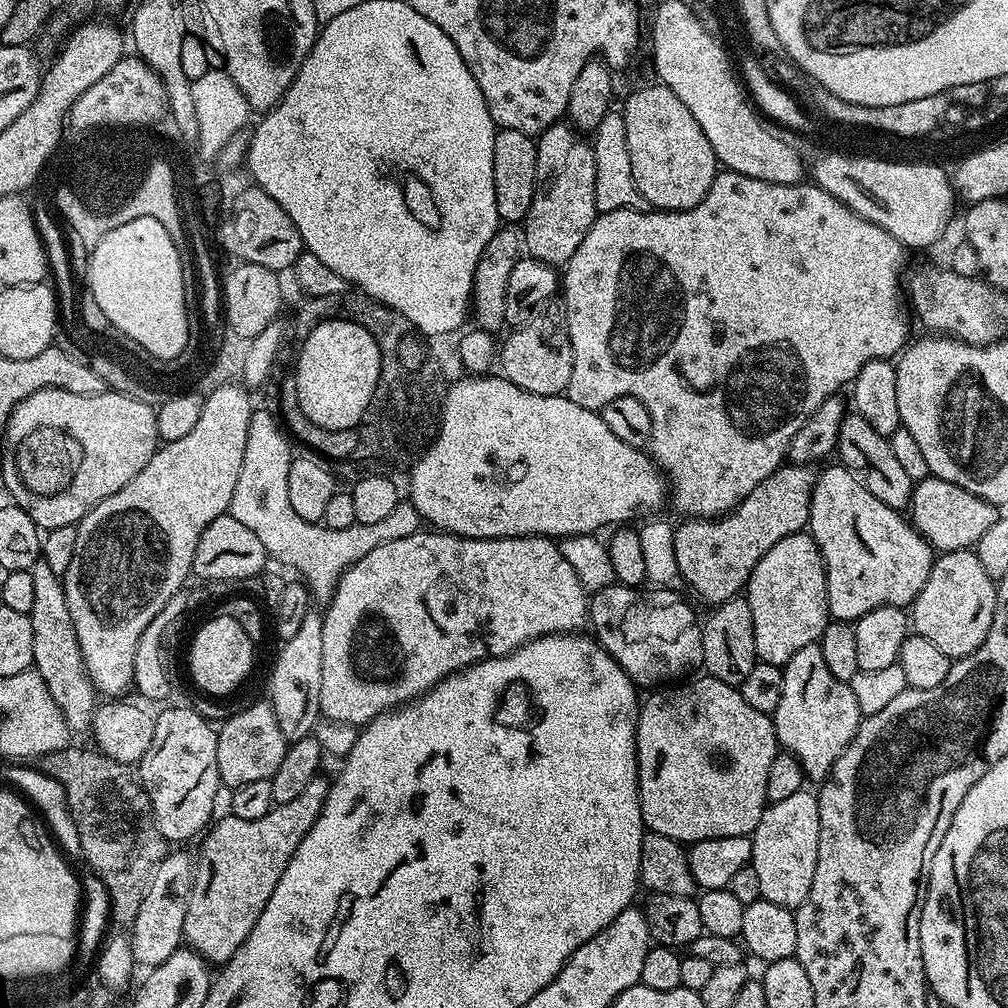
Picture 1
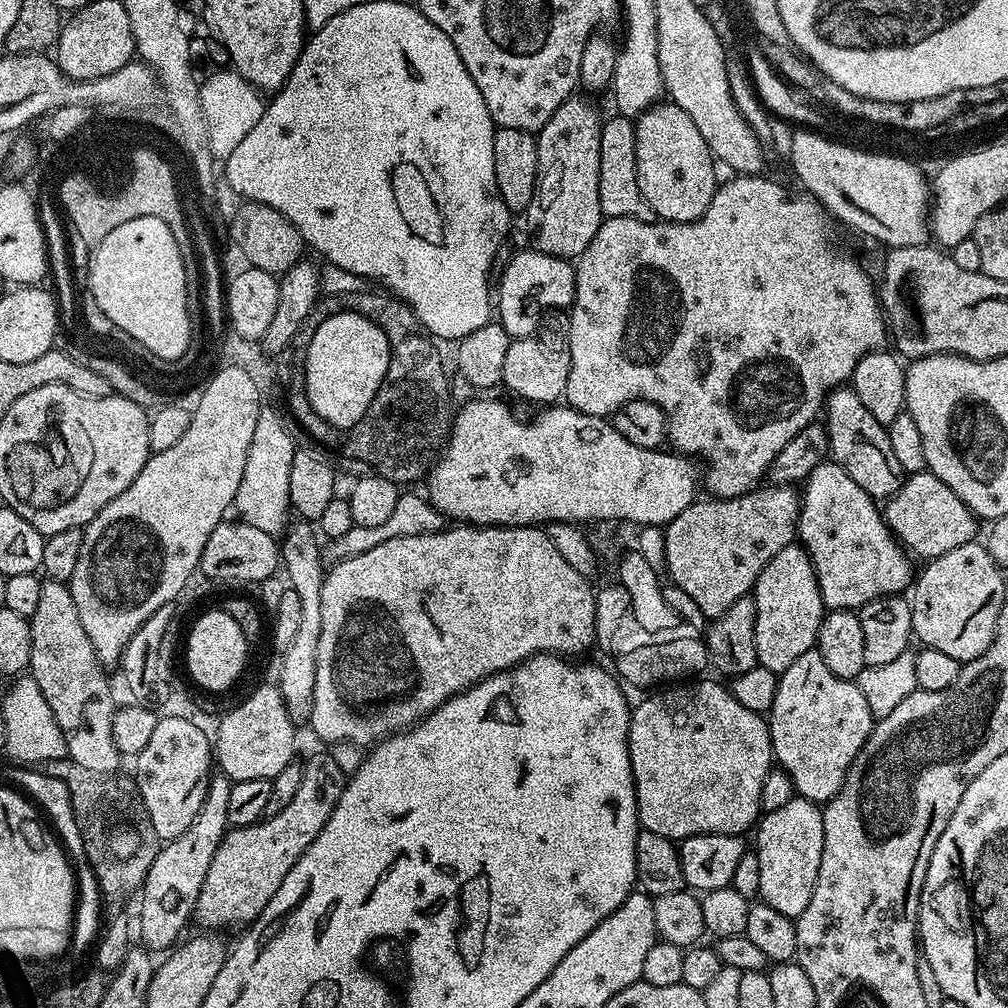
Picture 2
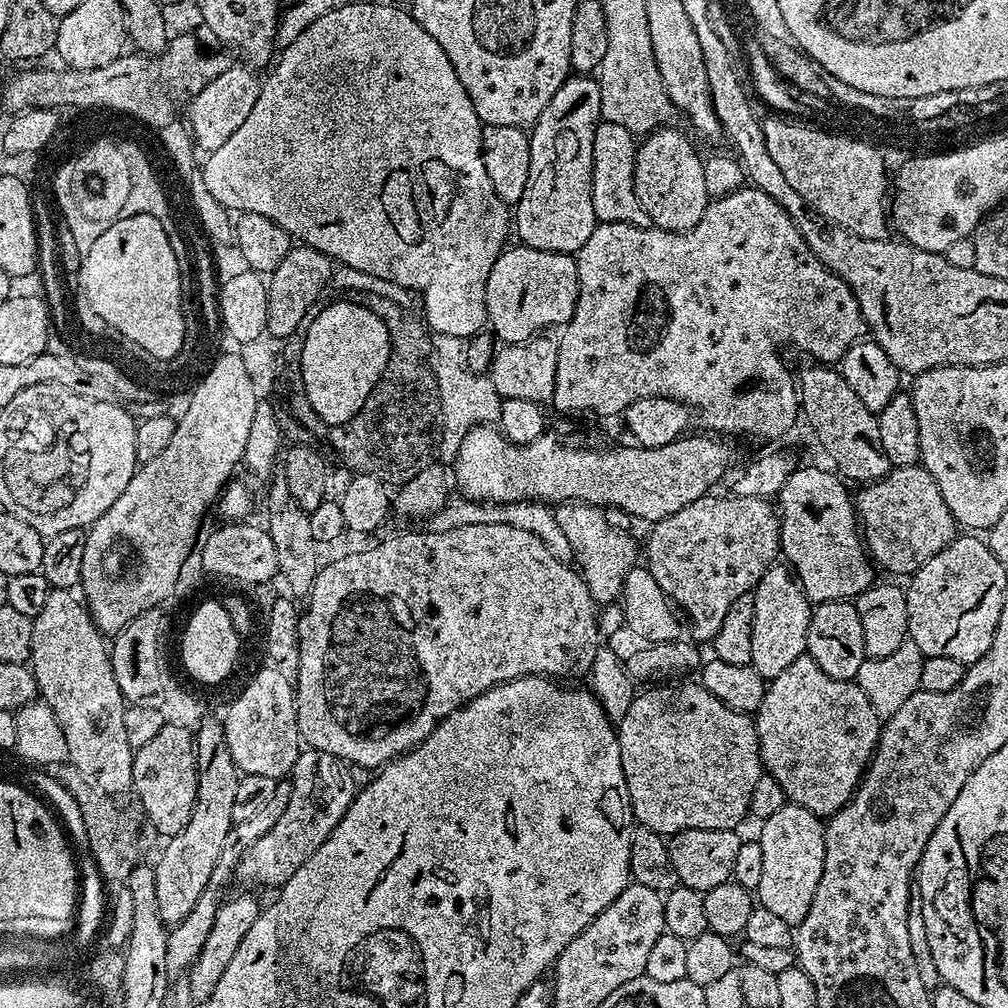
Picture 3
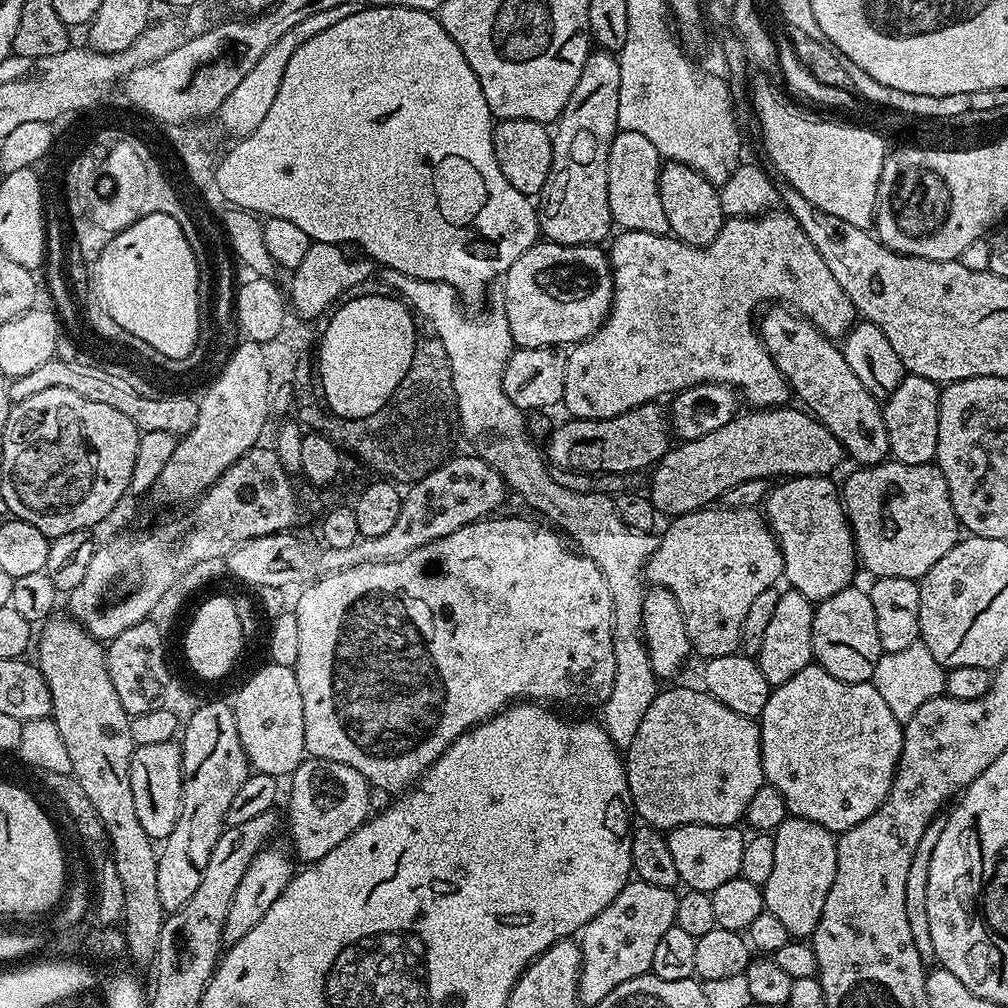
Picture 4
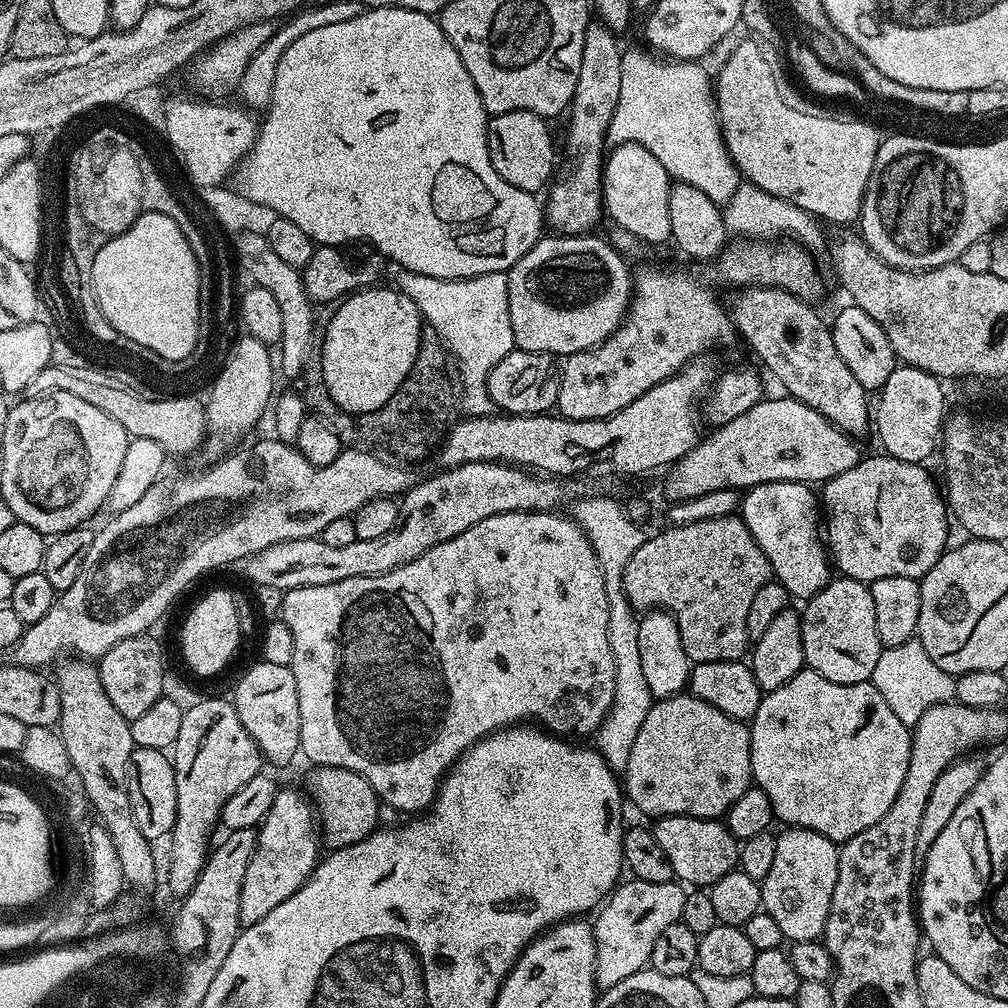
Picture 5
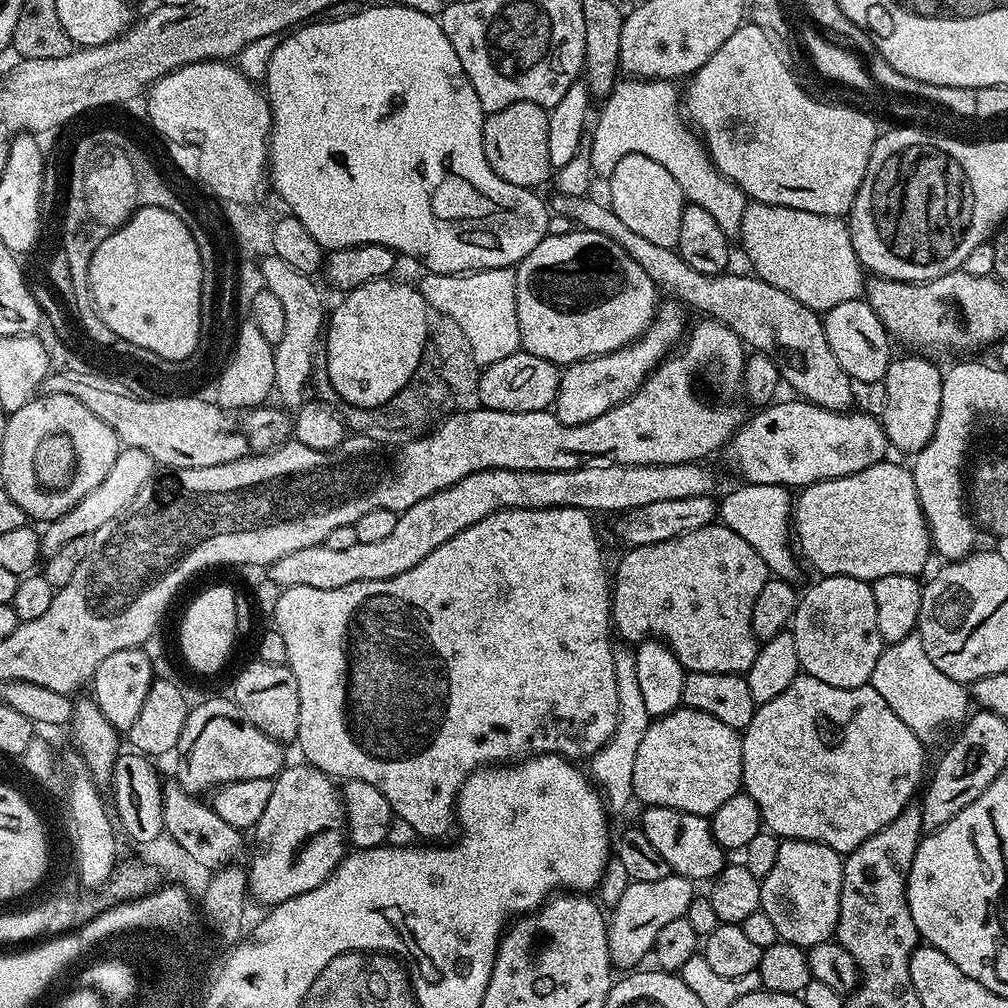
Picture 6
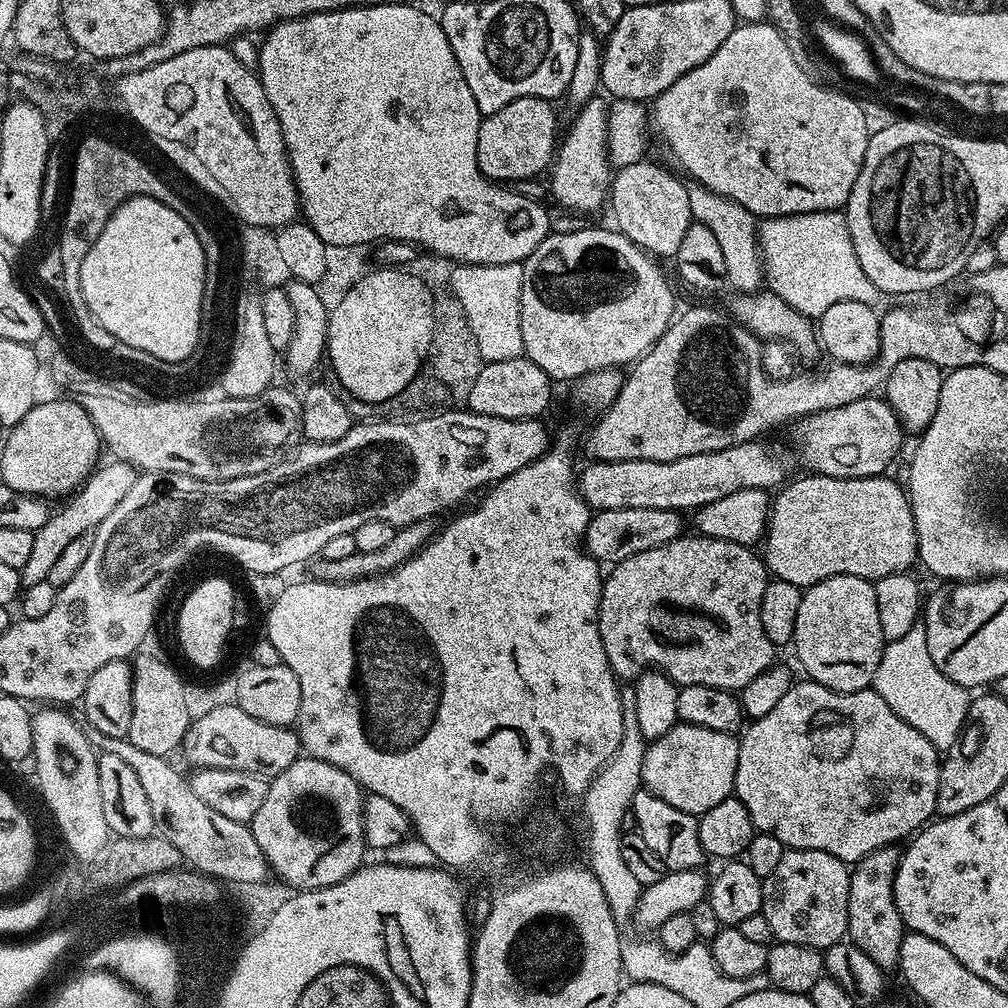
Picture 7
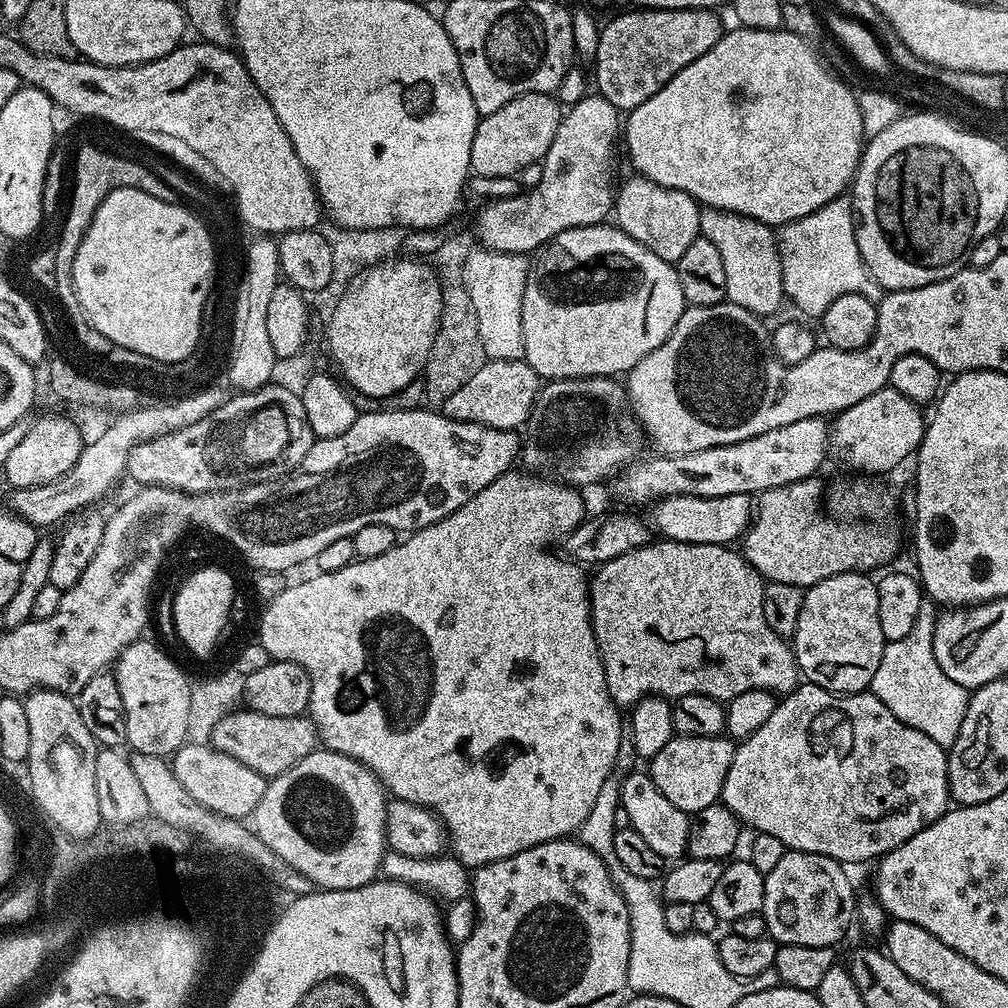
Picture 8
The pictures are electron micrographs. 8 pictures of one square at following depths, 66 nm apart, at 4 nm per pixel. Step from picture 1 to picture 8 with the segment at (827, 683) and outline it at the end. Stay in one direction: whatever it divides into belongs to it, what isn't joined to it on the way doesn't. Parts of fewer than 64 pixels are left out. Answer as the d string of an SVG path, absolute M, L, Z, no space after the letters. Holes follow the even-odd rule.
M804 682L777 703L774 714L770 714L769 720L759 730L754 730L754 734L750 734L745 740L736 744L734 762L730 762L726 782L720 791L720 800L739 818L741 825L753 824L756 832L771 834L774 838L780 839L785 849L822 854L839 860L845 866L853 866L852 864L860 864L863 860L879 861L881 856L902 846L902 842L914 838L914 834L918 834L923 828L934 823L939 816L949 811L947 764L948 752L945 748L938 746L934 738L926 738L922 730L914 730L914 726L906 726L906 722L894 718L894 714L890 714L890 710L886 710L883 702L873 696L871 691L837 694L827 692L817 684Z

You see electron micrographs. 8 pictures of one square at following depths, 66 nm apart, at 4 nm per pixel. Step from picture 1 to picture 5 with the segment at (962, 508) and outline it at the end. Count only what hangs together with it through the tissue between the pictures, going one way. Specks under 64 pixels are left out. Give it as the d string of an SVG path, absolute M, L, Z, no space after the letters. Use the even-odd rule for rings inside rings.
M879 454L880 456L865 455L861 460L854 465L850 470L846 470L842 474L838 474L833 480L827 481L823 485L824 496L822 492L822 520L826 526L826 548L830 553L831 563L834 565L841 577L849 580L863 580L871 582L878 578L914 578L920 580L931 570L938 562L938 558L944 555L949 547L948 541L948 520L950 524L950 512L946 507L945 497L936 489L936 484L932 481L932 476L927 472L927 467L924 464L911 464L910 462L902 462L898 458L887 454Z

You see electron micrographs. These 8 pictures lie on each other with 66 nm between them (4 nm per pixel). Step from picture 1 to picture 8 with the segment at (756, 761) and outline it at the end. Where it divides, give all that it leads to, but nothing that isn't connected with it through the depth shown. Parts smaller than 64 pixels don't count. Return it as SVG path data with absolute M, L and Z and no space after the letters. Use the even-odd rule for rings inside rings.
M673 735L670 742L666 742L666 746L662 746L662 750L658 750L658 754L654 754L650 758L650 775L654 786L658 786L658 790L662 790L662 794L666 794L666 798L670 798L670 802L674 802L674 806L678 806L678 810L695 814L706 810L706 806L717 803L720 800L720 791L726 782L726 774L730 770L730 762L734 762L734 754L736 753L736 744L733 743L727 735L723 736L681 736Z

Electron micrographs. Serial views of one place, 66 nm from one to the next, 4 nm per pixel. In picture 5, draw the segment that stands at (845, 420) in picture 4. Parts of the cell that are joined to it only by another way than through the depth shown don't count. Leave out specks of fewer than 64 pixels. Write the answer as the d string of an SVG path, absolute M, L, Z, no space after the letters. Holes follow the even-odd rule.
M745 286L735 293L736 297L730 304L732 326L736 329L739 339L745 340L752 347L752 352L772 371L772 376L785 388L787 395L793 400L802 402L818 414L822 414L838 430L842 430L847 436L861 438L870 432L870 400L869 393L850 374L850 366L842 362L838 349L834 347L831 327L815 312L811 303L800 300L794 294L790 294L781 288L767 286Z

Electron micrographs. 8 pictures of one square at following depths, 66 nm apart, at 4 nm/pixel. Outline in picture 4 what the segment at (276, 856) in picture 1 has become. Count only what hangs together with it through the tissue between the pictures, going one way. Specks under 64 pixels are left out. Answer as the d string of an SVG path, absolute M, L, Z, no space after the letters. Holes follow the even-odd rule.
M308 756L294 770L290 777L292 789L288 792L288 836L292 839L292 848L296 851L295 859L300 862L315 862L321 860L334 846L346 842L350 834L364 824L370 815L368 809L368 792L370 785L366 777L358 774L350 766L342 762L330 762L330 758L318 758L317 756Z

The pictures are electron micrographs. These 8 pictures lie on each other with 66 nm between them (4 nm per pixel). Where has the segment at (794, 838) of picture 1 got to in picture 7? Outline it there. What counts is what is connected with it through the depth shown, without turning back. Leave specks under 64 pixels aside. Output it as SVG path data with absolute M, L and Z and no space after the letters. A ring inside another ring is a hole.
M790 848L782 854L782 862L778 862L774 874L763 877L764 893L762 894L762 911L766 922L770 922L773 937L779 943L794 942L798 946L826 949L834 946L848 935L848 895L850 886L849 865L843 860L834 858L834 854L826 854L822 850L802 850Z

